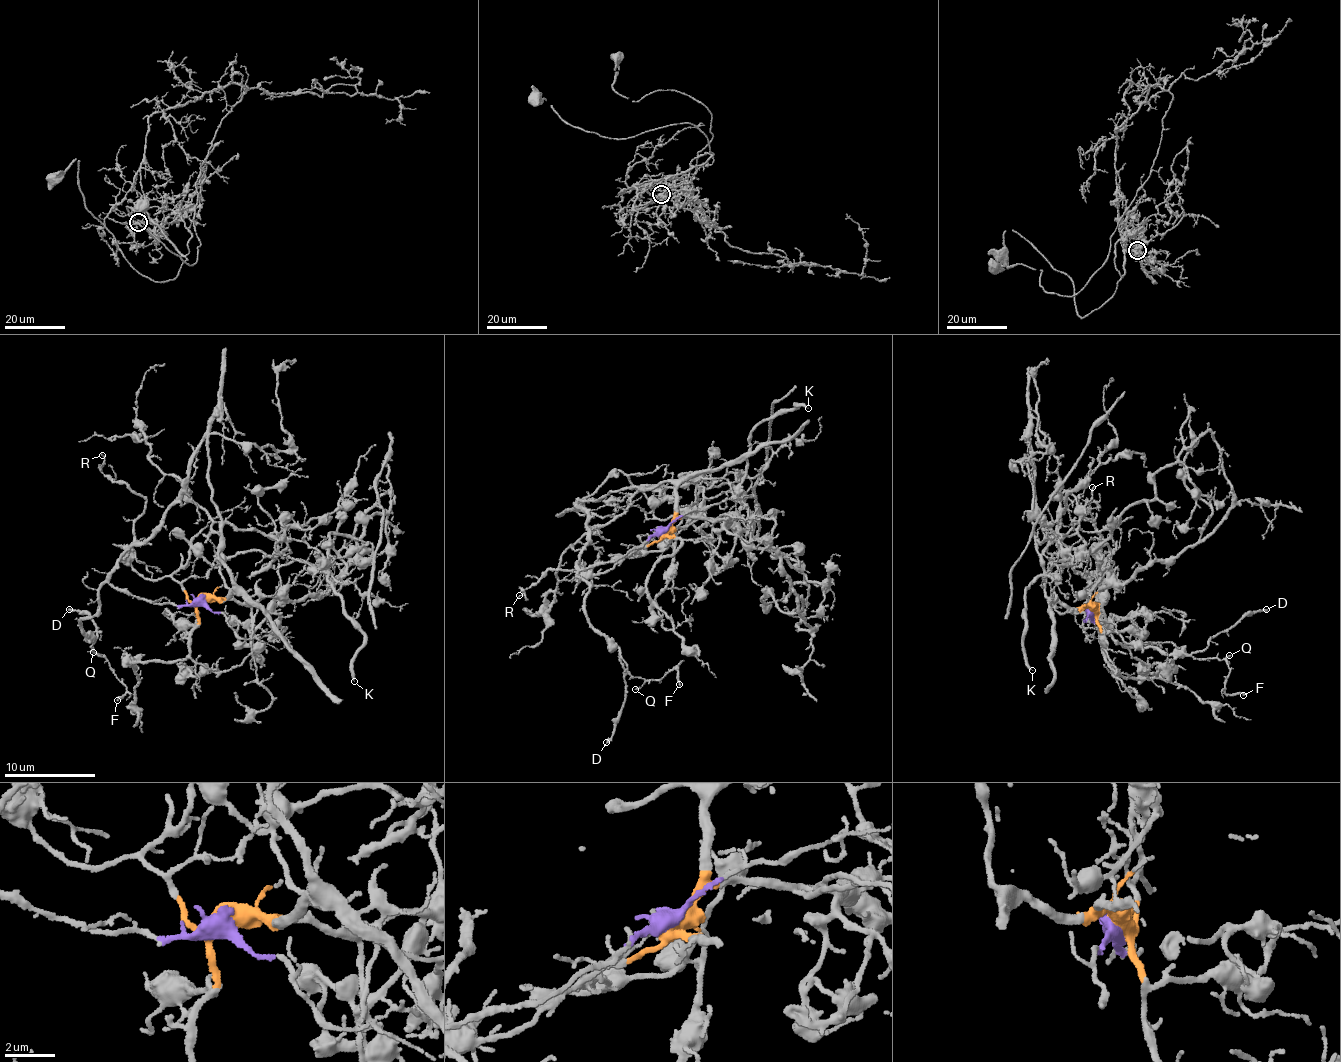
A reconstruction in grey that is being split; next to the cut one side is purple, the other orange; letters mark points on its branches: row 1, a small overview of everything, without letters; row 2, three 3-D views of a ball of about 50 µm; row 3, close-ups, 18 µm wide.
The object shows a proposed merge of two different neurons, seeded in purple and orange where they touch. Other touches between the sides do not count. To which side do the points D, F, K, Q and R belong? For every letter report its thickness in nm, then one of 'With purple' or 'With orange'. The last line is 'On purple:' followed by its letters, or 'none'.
D: Thickness 200 nm. With purple
F: Thickness 170 nm. With purple
K: Thickness 200 nm. With orange
Q: Thickness 100 nm. With purple
R: Thickness 120 nm. With orange
On purple: D, F, Q

